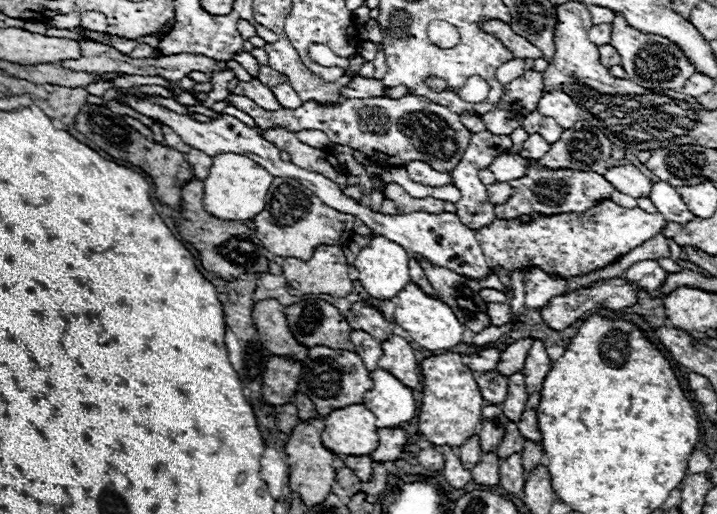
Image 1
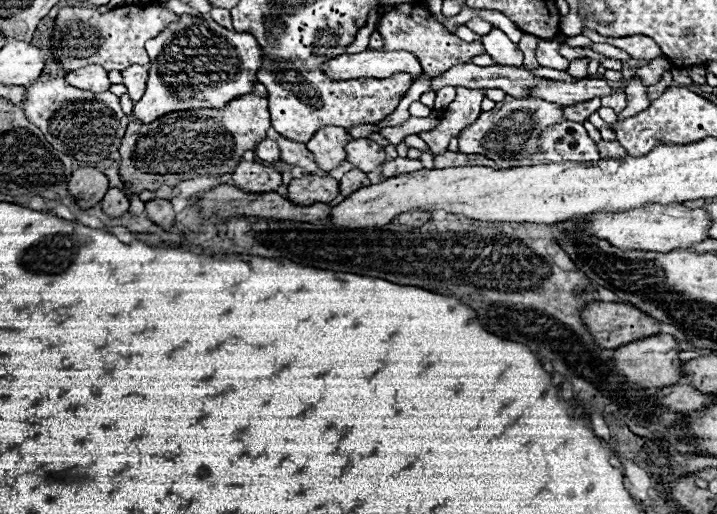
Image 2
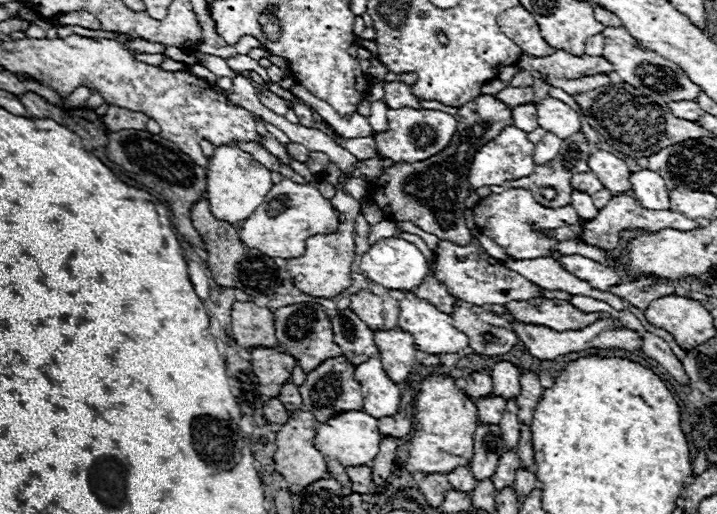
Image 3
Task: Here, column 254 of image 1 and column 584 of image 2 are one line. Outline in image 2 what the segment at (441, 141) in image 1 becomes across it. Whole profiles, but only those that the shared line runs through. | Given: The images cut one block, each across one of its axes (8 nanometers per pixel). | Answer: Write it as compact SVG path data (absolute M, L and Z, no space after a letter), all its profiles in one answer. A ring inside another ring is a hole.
M600 98L596 100L590 100L588 104L576 104L576 106L566 106L564 108L564 116L566 120L572 120L572 122L586 122L590 118L590 114L594 114L596 110L600 108Z

